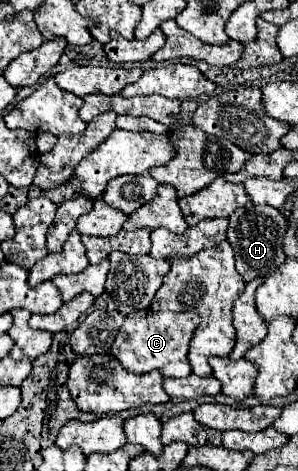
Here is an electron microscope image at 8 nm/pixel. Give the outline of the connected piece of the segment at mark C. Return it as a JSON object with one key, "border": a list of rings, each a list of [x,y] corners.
{"border":[[[149,309],[137,311],[135,315],[125,317],[125,323],[111,347],[111,353],[123,367],[127,367],[127,371],[133,371],[137,375],[145,375],[157,369],[163,377],[187,377],[191,375],[191,367],[187,361],[187,347],[199,323],[201,315],[195,309],[187,309],[181,313],[173,311],[153,313]]]}

